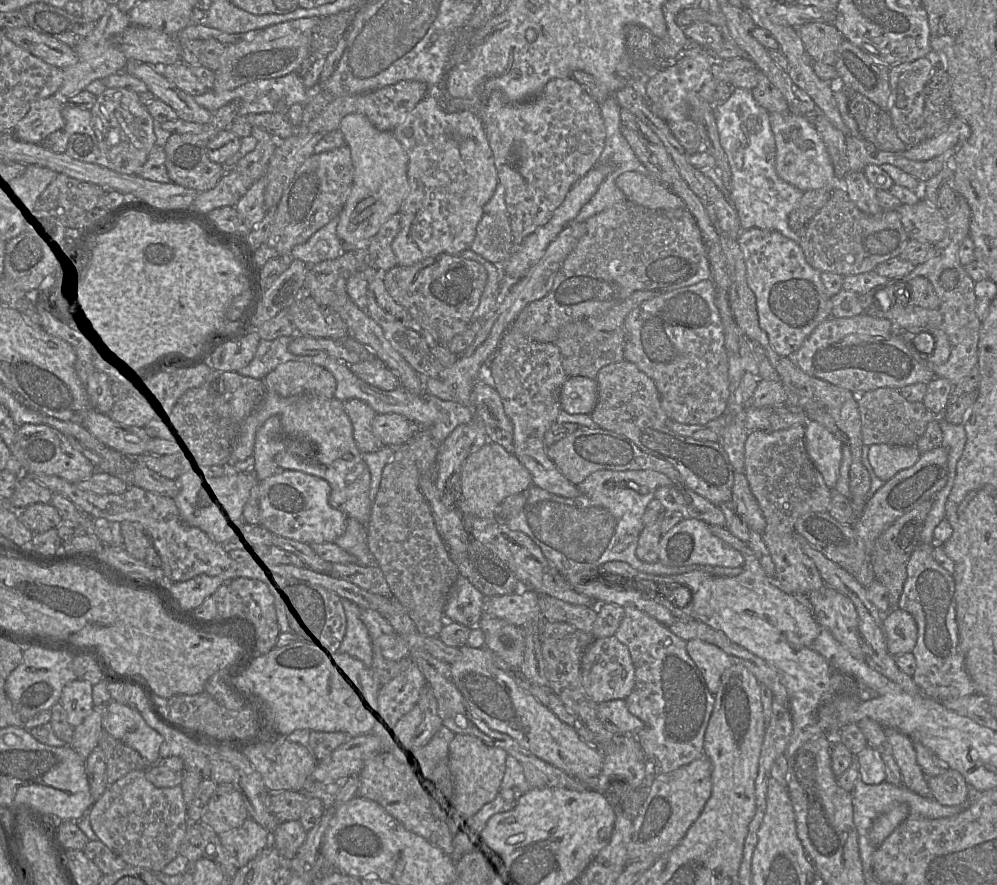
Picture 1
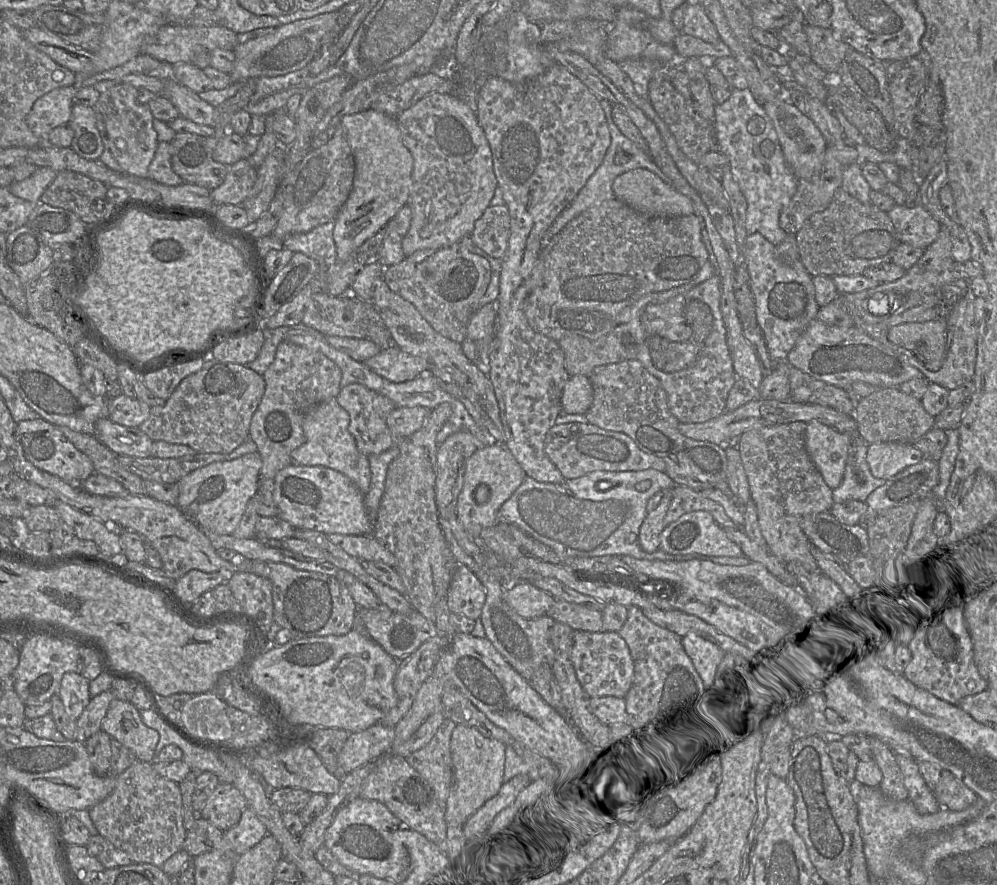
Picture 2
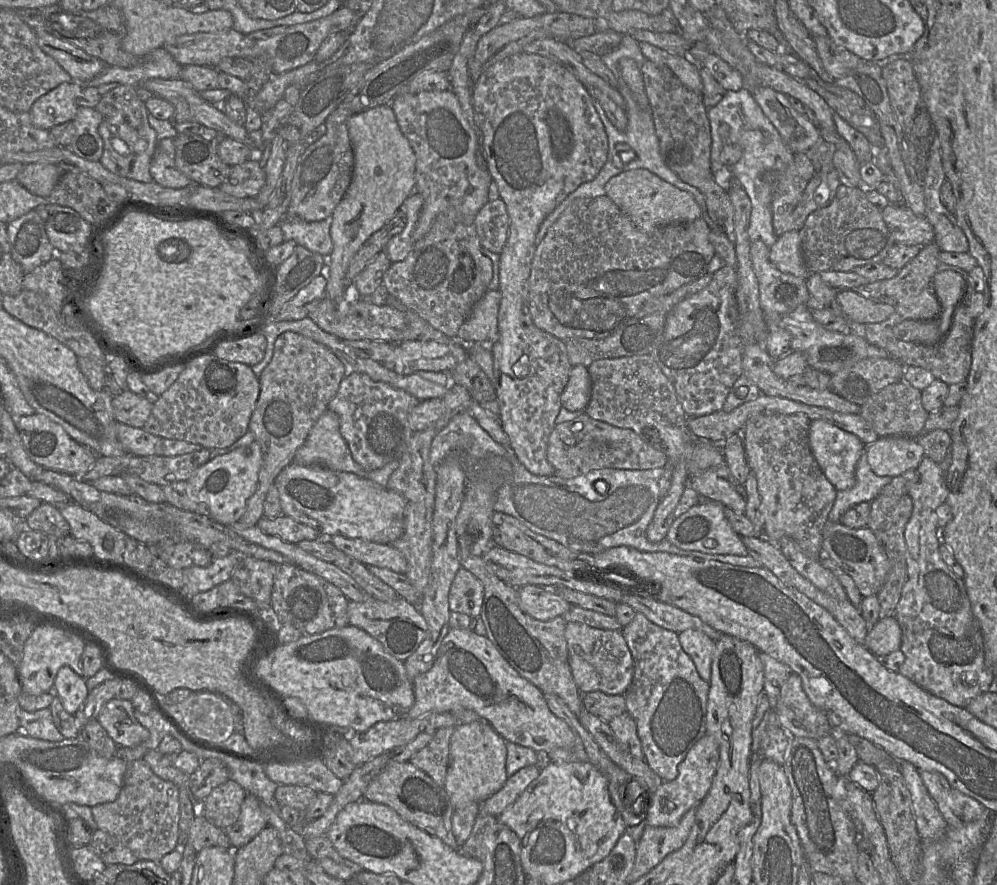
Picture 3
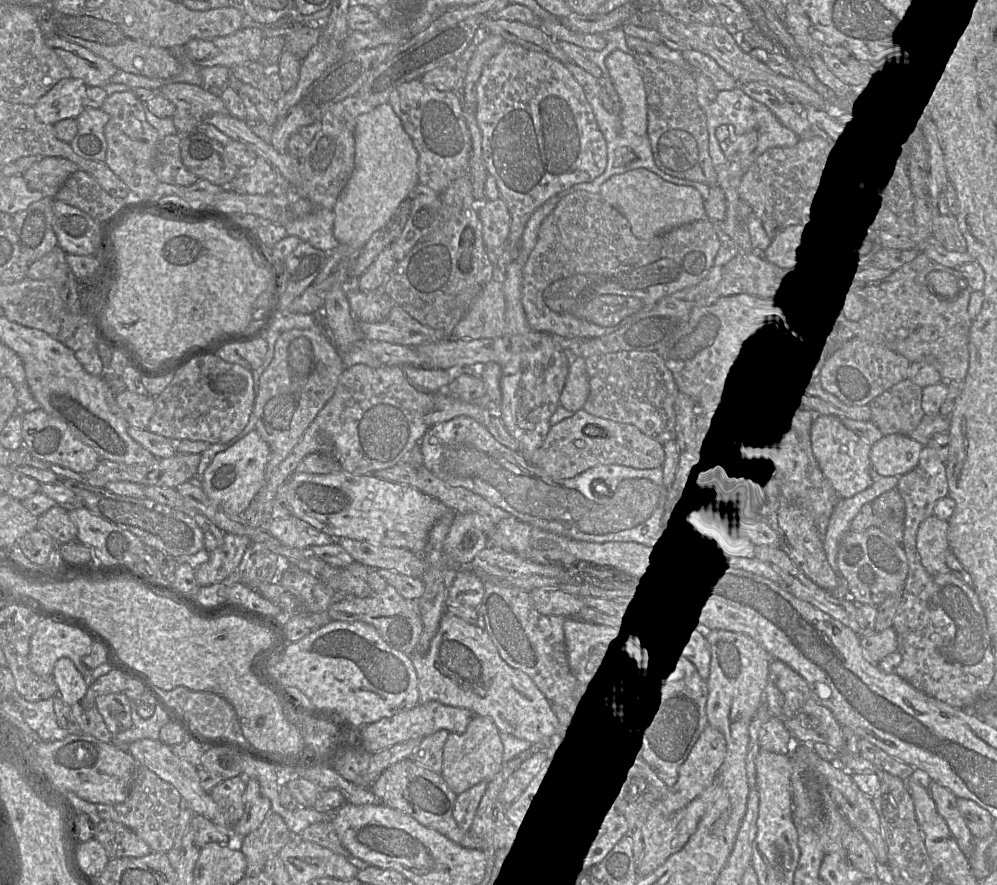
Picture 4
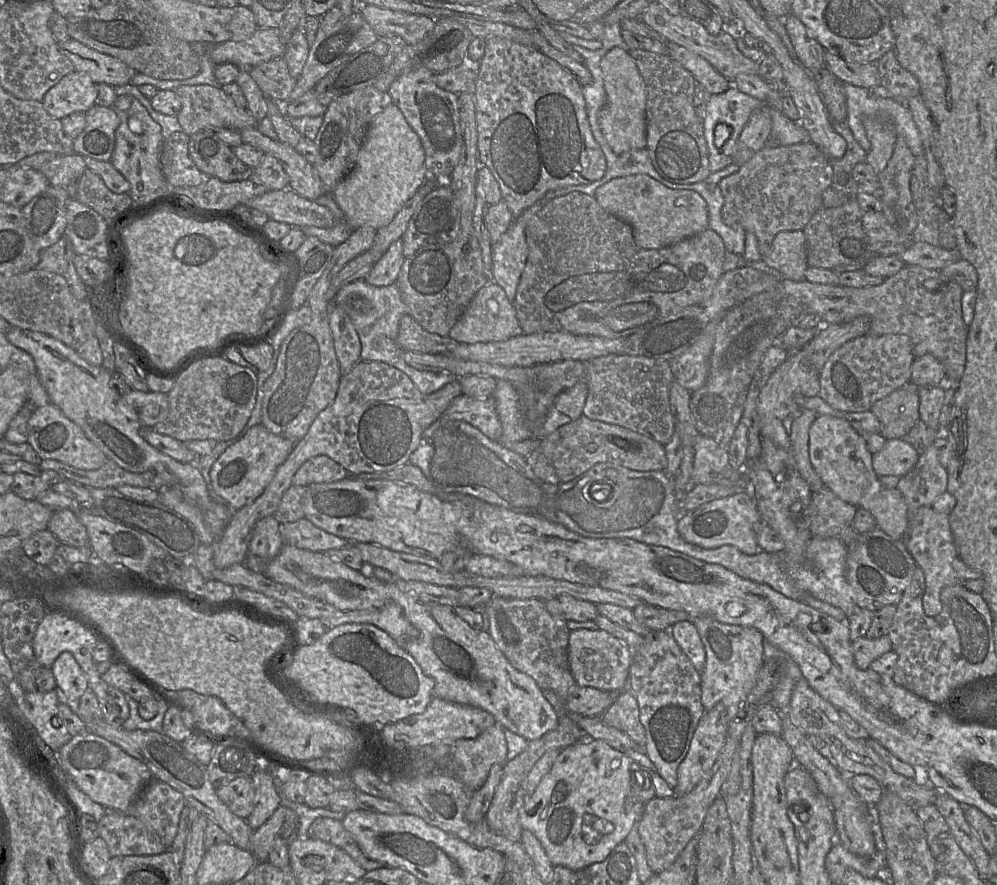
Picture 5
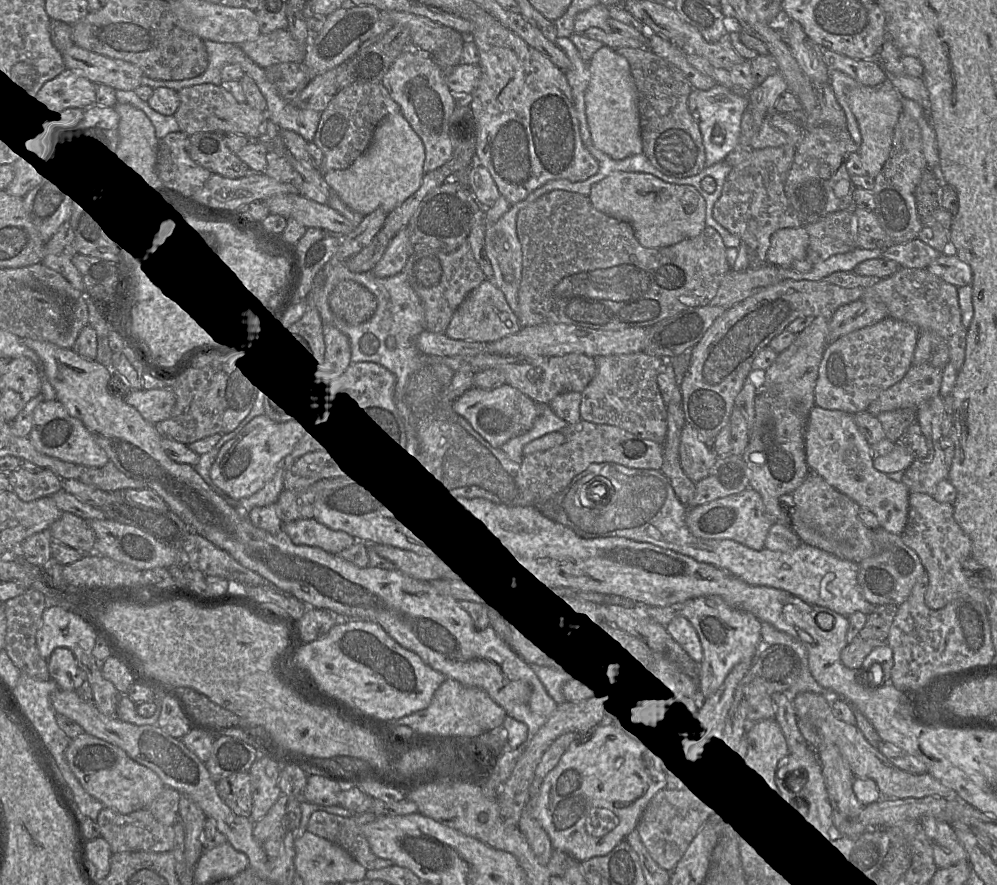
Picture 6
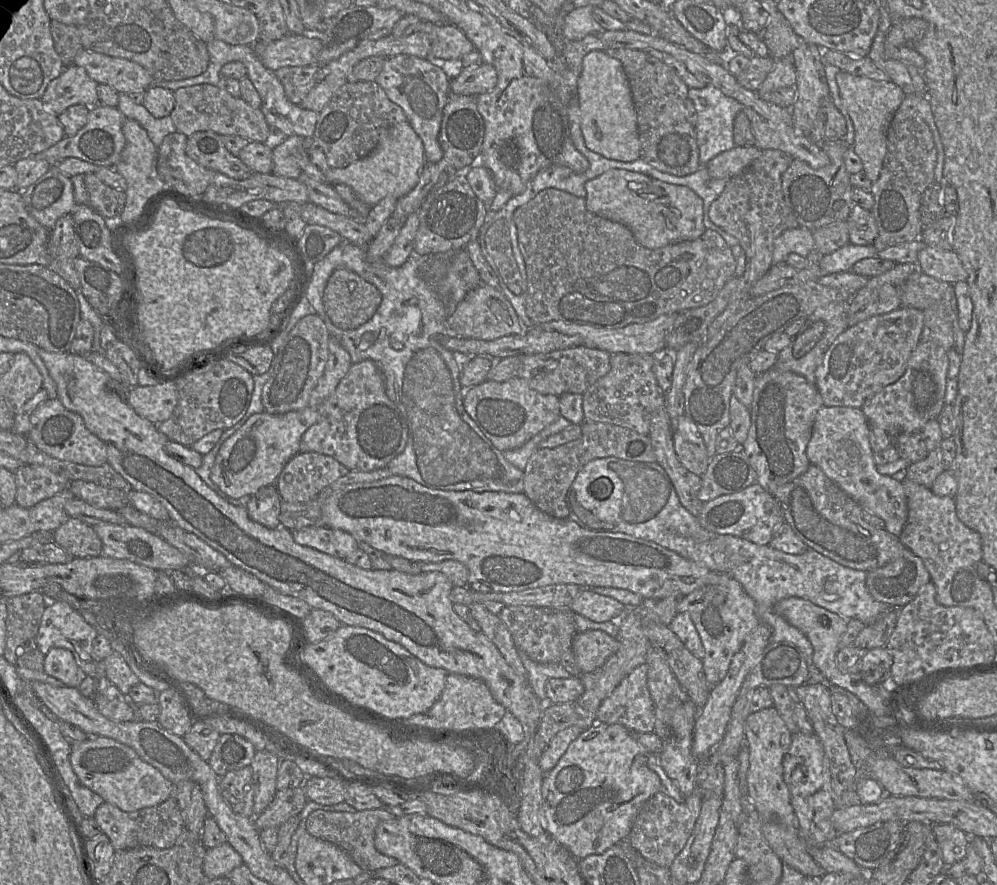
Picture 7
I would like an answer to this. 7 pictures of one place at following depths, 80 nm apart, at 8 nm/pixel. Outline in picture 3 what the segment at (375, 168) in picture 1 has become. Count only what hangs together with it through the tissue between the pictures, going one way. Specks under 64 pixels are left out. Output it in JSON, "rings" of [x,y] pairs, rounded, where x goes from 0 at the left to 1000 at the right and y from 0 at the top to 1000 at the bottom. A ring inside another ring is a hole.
{"rings":[[[386,118],[353,130],[348,136],[349,151],[355,174],[353,202],[344,224],[333,241],[331,268],[334,284],[327,298],[327,336],[341,340],[346,334],[346,312],[352,294],[369,269],[382,259],[397,241],[404,228],[418,218],[416,210],[417,177],[408,156],[402,149],[397,131],[391,120]]]}

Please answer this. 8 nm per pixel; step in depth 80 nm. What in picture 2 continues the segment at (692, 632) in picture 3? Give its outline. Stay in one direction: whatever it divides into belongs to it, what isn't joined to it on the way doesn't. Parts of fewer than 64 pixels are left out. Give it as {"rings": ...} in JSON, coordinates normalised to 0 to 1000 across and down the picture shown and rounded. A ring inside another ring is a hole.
{"rings":[[[698,716],[683,721],[684,729],[705,769],[714,776],[726,734]]]}

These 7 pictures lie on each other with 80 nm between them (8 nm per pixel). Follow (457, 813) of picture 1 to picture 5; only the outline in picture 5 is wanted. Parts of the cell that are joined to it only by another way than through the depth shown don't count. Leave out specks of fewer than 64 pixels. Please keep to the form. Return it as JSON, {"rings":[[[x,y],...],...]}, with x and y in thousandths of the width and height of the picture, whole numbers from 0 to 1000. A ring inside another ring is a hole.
{"rings":[[[497,817],[475,835],[460,835],[452,840],[446,872],[476,894],[485,886],[494,864],[506,864],[509,860],[505,821]]]}

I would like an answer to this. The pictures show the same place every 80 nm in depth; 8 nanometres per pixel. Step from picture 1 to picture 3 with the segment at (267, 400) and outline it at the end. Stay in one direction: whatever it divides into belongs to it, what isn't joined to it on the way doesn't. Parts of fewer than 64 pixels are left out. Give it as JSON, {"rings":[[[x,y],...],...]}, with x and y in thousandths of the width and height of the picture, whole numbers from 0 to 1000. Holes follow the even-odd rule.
{"rings":[[[329,462],[319,472],[307,498],[298,507],[295,522],[367,538],[364,528],[354,519],[349,502],[341,489],[340,469]]]}

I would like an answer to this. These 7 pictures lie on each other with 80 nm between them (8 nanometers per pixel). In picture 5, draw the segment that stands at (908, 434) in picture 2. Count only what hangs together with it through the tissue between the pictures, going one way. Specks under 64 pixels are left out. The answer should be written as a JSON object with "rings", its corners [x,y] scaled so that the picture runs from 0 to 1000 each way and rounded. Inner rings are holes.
{"rings":[[[912,431],[874,459],[889,497],[905,496],[923,475],[922,440]]]}

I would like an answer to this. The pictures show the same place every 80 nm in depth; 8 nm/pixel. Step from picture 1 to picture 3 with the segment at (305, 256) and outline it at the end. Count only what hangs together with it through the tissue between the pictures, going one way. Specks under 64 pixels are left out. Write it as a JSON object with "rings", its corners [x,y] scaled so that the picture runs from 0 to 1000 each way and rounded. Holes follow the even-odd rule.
{"rings":[[[288,241],[280,253],[285,272],[295,272],[298,277],[317,285],[328,293],[334,284],[334,275],[331,268],[332,254],[333,244],[322,250],[308,251],[288,244]]]}

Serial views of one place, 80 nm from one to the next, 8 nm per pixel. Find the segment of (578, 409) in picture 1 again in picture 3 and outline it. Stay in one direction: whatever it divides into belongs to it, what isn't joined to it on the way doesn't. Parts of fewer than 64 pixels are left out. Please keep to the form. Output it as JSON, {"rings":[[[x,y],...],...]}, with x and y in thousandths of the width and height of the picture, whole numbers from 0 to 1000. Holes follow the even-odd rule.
{"rings":[[[580,411],[573,415],[570,432],[563,445],[563,458],[571,464],[585,464],[594,443],[590,416]]]}

